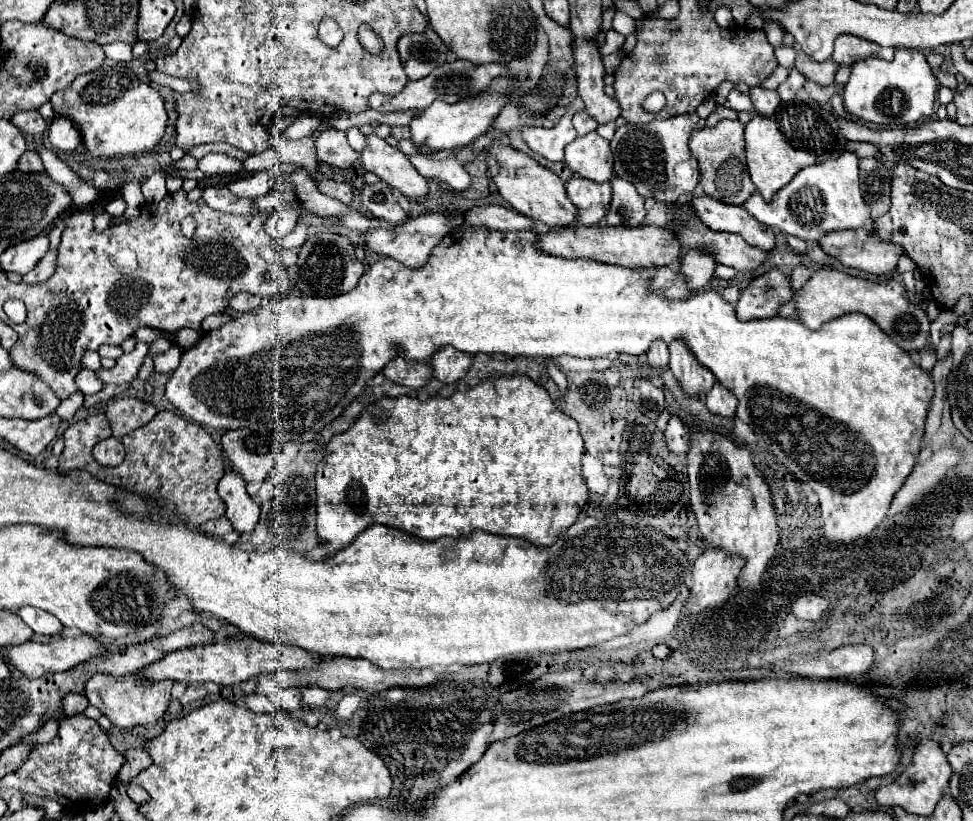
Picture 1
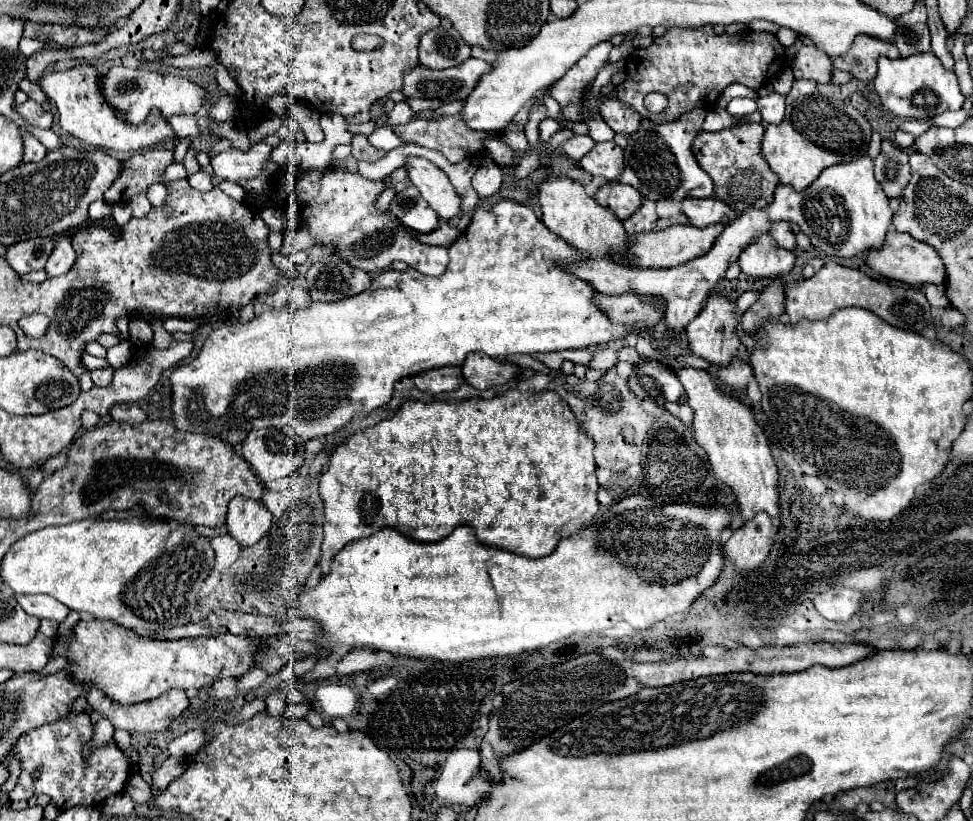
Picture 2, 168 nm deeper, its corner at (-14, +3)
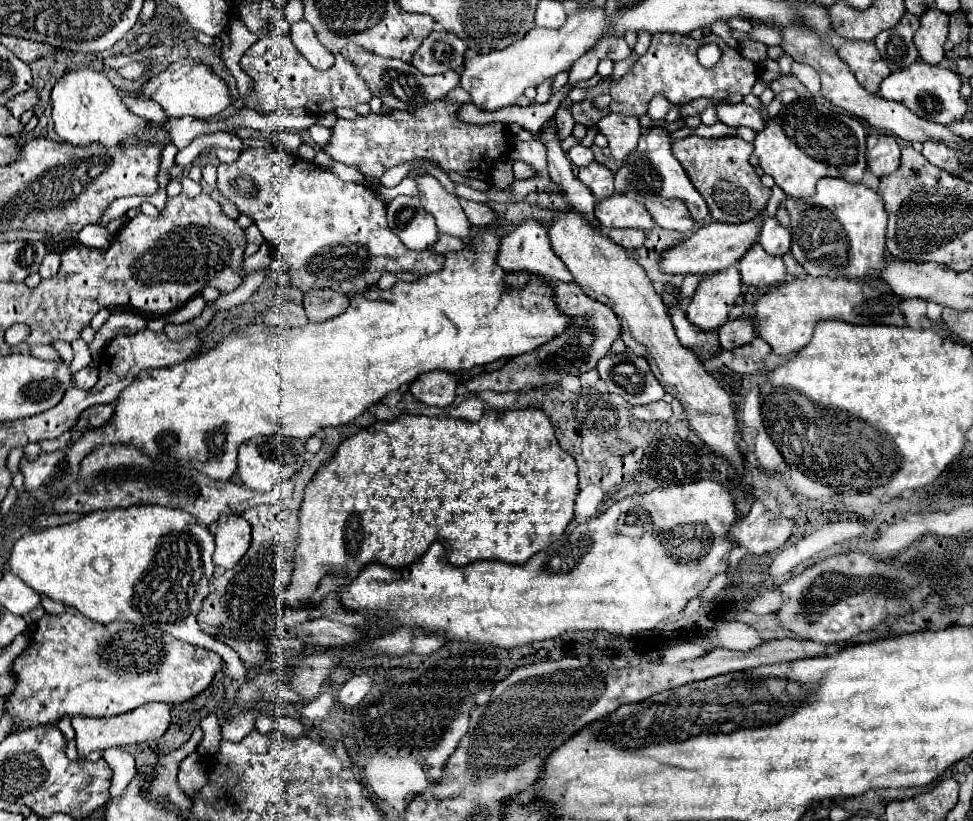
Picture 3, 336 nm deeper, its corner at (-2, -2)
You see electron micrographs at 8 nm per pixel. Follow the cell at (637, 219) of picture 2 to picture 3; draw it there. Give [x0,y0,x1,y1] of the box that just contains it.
[607,229,645,251]

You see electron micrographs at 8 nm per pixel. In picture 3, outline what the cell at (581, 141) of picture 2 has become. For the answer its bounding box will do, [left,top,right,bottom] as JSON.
[567,145,595,167]

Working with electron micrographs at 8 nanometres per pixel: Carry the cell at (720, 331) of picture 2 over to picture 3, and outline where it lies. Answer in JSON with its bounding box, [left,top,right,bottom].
[687,265,743,331]

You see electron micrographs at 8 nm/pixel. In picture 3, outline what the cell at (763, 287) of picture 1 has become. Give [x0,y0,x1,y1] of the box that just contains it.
[717,317,757,349]

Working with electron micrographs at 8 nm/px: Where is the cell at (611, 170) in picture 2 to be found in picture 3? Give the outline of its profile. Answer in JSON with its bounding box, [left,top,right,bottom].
[579,163,615,201]

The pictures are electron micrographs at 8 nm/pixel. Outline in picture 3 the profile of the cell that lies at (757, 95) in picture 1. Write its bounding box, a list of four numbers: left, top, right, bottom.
[717,103,765,133]

